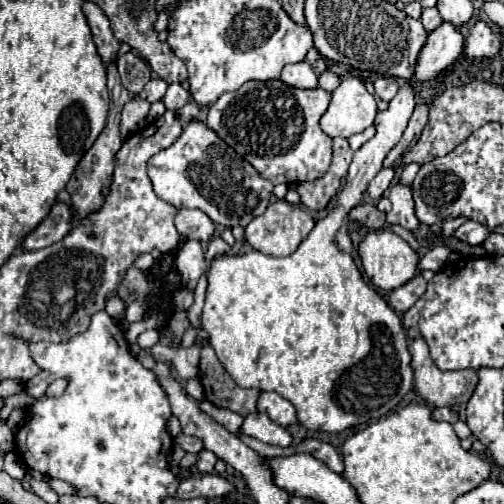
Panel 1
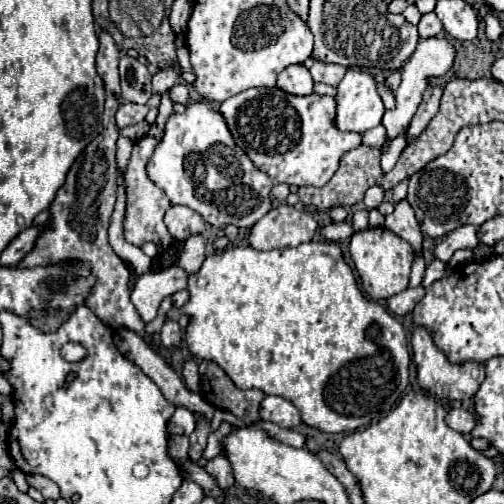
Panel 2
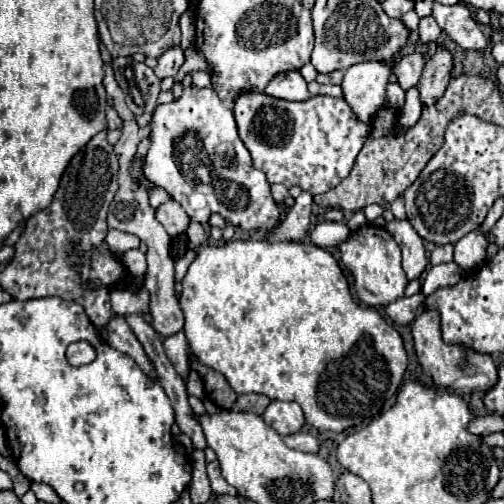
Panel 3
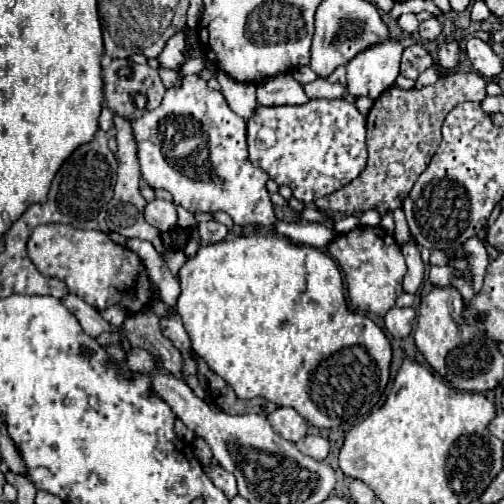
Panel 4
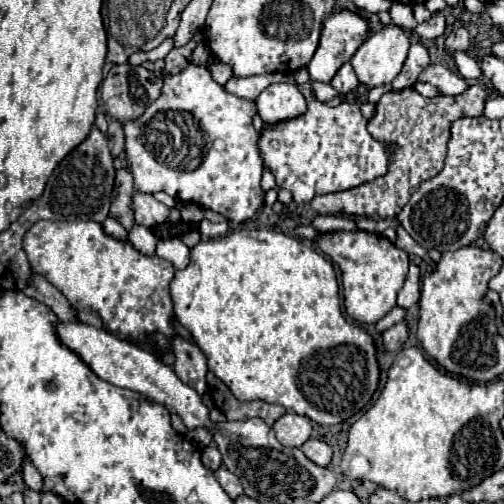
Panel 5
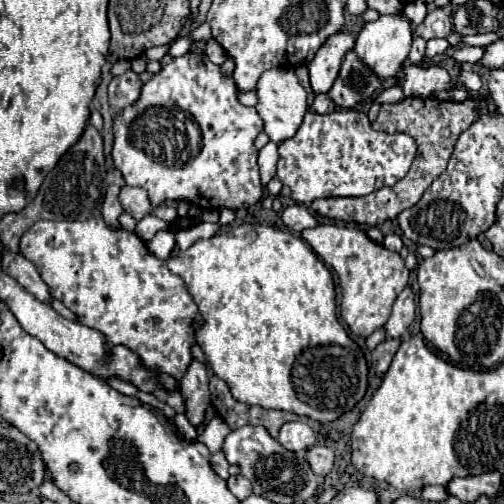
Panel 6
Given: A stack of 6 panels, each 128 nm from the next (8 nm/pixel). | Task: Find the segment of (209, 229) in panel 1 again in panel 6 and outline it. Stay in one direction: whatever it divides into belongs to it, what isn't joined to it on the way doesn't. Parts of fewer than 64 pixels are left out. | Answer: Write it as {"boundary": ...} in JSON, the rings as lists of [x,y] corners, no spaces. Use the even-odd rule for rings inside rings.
{"boundary":[[[124,186],[120,192],[120,202],[124,206],[124,212],[130,214],[136,222],[142,220],[144,216],[152,214],[152,210],[154,210],[154,206],[148,200],[148,194],[142,188]]]}

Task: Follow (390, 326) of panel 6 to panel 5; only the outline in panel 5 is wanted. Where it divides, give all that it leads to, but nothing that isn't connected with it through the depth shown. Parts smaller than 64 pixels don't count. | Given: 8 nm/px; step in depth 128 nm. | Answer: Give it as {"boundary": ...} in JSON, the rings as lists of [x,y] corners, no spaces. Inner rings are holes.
{"boundary":[[[410,262],[406,282],[404,282],[402,290],[398,292],[398,306],[410,308],[418,302],[418,298],[420,298],[420,268],[414,262]]]}

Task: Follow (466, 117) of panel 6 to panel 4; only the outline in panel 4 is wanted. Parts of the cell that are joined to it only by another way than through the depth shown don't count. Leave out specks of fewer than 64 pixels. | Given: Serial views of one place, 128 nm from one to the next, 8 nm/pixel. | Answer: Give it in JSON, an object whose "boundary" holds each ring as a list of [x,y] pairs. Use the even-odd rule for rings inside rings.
{"boundary":[[[454,72],[448,74],[444,78],[440,78],[436,84],[426,86],[422,90],[400,90],[396,86],[392,86],[390,90],[386,90],[372,106],[372,110],[368,112],[368,138],[366,138],[366,148],[368,148],[368,164],[364,168],[364,172],[360,172],[360,176],[356,180],[352,180],[350,184],[346,184],[344,188],[316,200],[316,208],[324,210],[324,212],[340,212],[346,216],[360,216],[366,210],[378,210],[380,214],[392,212],[396,208],[402,206],[402,200],[408,196],[408,192],[412,190],[414,182],[418,180],[418,176],[426,170],[426,166],[430,164],[430,158],[434,156],[434,152],[438,150],[438,144],[442,140],[440,128],[442,122],[446,118],[446,114],[458,106],[460,102],[472,100],[472,102],[482,102],[486,98],[486,82],[480,74],[476,72]]]}

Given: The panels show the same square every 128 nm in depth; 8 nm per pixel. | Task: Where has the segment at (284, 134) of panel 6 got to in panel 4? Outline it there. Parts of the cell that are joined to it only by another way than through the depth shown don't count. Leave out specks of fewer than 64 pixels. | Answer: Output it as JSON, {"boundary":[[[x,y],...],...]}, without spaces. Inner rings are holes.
{"boundary":[[[278,74],[256,88],[258,102],[262,106],[284,106],[284,104],[306,104],[308,96],[304,94],[302,84],[290,74]]]}

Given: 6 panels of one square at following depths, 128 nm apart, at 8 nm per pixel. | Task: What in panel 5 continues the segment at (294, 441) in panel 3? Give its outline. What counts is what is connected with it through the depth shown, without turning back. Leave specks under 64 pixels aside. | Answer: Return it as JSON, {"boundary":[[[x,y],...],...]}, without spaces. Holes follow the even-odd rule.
{"boundary":[[[306,440],[300,450],[318,466],[328,466],[332,458],[332,448],[322,440]]]}

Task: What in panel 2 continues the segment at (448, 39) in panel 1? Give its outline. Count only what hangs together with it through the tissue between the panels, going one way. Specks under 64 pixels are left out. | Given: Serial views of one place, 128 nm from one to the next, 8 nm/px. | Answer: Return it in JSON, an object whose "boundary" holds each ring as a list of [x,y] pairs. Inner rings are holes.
{"boundary":[[[432,36],[432,38],[428,38],[428,40],[420,40],[420,42],[418,42],[418,46],[416,46],[412,58],[410,58],[410,60],[404,64],[404,68],[400,70],[400,72],[402,72],[402,82],[400,82],[400,88],[396,90],[396,108],[394,108],[394,110],[386,110],[386,114],[384,114],[384,118],[382,118],[382,126],[386,128],[386,142],[382,144],[380,152],[386,152],[388,146],[390,146],[390,142],[392,142],[396,136],[404,134],[404,130],[408,128],[408,124],[410,124],[410,120],[412,120],[416,108],[420,106],[422,94],[424,94],[424,90],[428,88],[428,82],[430,82],[432,78],[444,76],[444,74],[452,68],[454,56],[456,56],[456,48],[454,48],[454,44],[452,44],[448,38],[444,38],[444,36]],[[312,240],[294,248],[284,248],[284,250],[270,250],[270,252],[260,252],[250,246],[246,248],[226,248],[218,250],[210,256],[206,256],[202,268],[188,278],[188,292],[190,292],[190,302],[182,308],[171,308],[166,318],[178,321],[181,315],[190,314],[190,326],[186,328],[186,344],[192,352],[194,358],[200,360],[212,360],[216,362],[228,376],[230,380],[240,388],[240,390],[250,390],[258,388],[264,394],[274,394],[290,400],[302,414],[302,422],[318,428],[322,432],[352,432],[360,426],[368,426],[380,418],[384,418],[400,400],[402,392],[408,386],[408,366],[410,366],[410,354],[408,354],[408,340],[402,324],[378,302],[366,300],[362,290],[358,288],[358,282],[354,278],[352,268],[346,264],[342,248],[338,242],[328,242],[328,240]]]}

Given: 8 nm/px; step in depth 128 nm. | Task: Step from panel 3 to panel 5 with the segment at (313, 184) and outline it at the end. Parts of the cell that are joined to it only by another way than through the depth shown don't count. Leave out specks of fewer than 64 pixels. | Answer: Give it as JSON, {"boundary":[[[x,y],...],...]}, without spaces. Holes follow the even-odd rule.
{"boundary":[[[306,67],[294,72],[297,86],[307,101],[304,114],[292,120],[280,120],[264,126],[258,138],[258,150],[264,166],[274,174],[276,184],[292,192],[296,204],[308,204],[314,196],[360,186],[388,170],[388,152],[366,130],[366,118],[356,102],[328,106],[316,96]]]}

